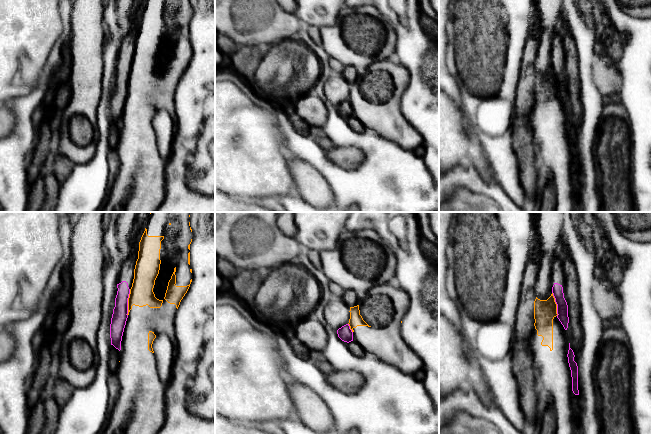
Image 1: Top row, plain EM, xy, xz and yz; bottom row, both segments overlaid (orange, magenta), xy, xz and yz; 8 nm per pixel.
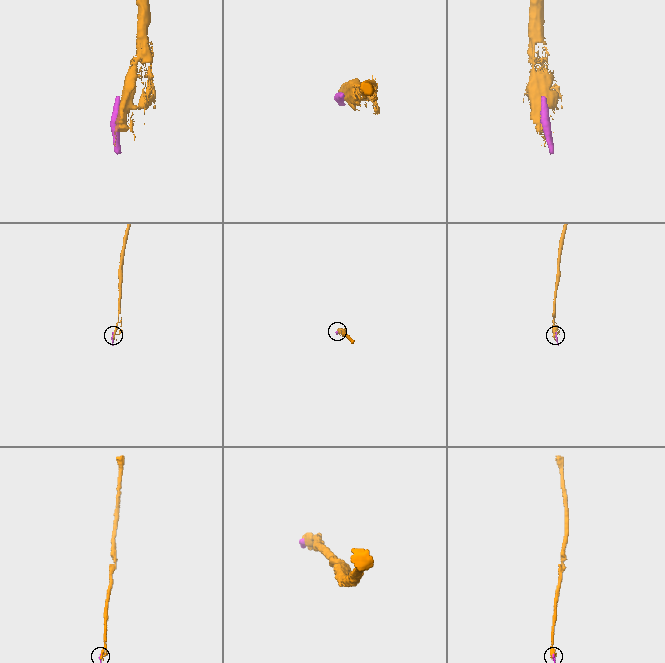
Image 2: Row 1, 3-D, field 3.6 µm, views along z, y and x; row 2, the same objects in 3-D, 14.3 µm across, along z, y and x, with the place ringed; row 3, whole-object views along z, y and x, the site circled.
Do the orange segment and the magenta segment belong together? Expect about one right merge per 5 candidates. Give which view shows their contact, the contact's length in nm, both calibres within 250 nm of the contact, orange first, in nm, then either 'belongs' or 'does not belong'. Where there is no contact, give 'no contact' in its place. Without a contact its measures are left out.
xy | 220 nm | 190/130 nm | does not belong

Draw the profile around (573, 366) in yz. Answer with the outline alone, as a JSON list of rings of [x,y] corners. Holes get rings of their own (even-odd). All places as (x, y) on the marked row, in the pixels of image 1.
[[[569,343],[569,350],[568,350],[568,363],[571,370],[571,377],[572,377],[572,393],[571,393],[571,406],[573,411],[573,424],[574,425],[580,425],[580,417],[581,417],[581,408],[580,408],[580,396],[581,396],[581,390],[579,386],[579,378],[578,378],[578,366],[577,366],[577,357],[574,355],[573,350],[570,348]]]

